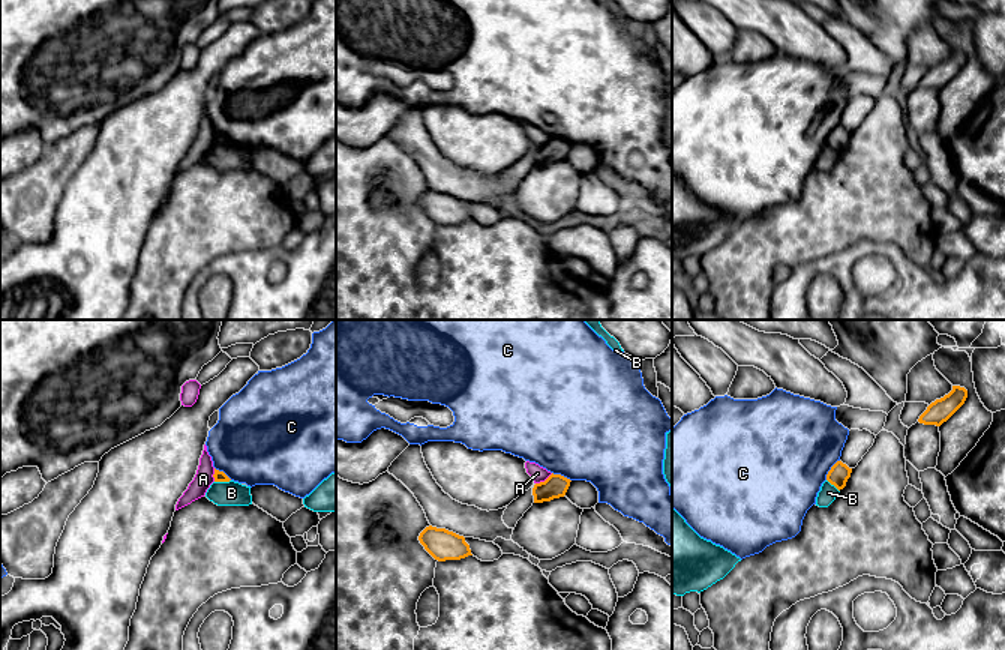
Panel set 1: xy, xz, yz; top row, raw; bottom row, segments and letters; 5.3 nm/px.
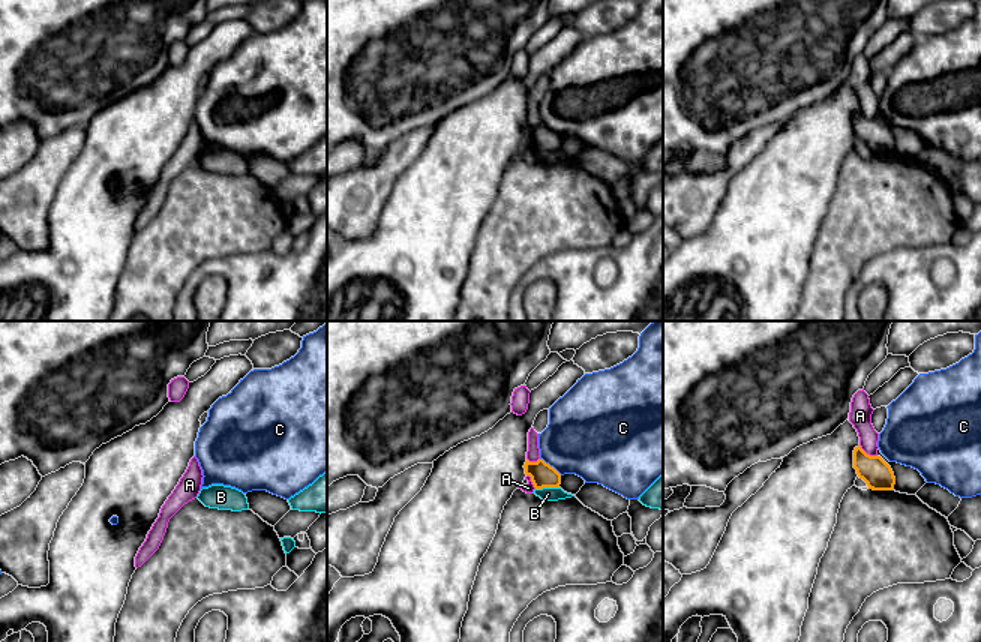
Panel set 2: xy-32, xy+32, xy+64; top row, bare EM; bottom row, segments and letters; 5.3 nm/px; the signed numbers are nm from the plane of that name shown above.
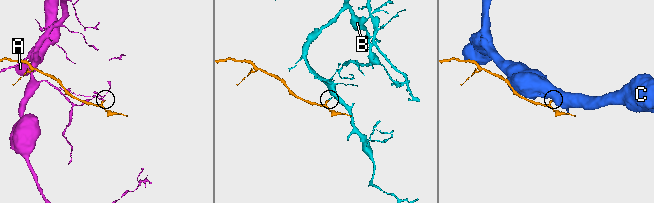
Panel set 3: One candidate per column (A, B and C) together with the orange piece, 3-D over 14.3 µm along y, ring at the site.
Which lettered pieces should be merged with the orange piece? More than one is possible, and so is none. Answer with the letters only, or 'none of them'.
none of them

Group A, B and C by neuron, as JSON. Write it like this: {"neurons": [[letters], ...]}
{"neurons": [["A"], ["B"], ["C"]]}

